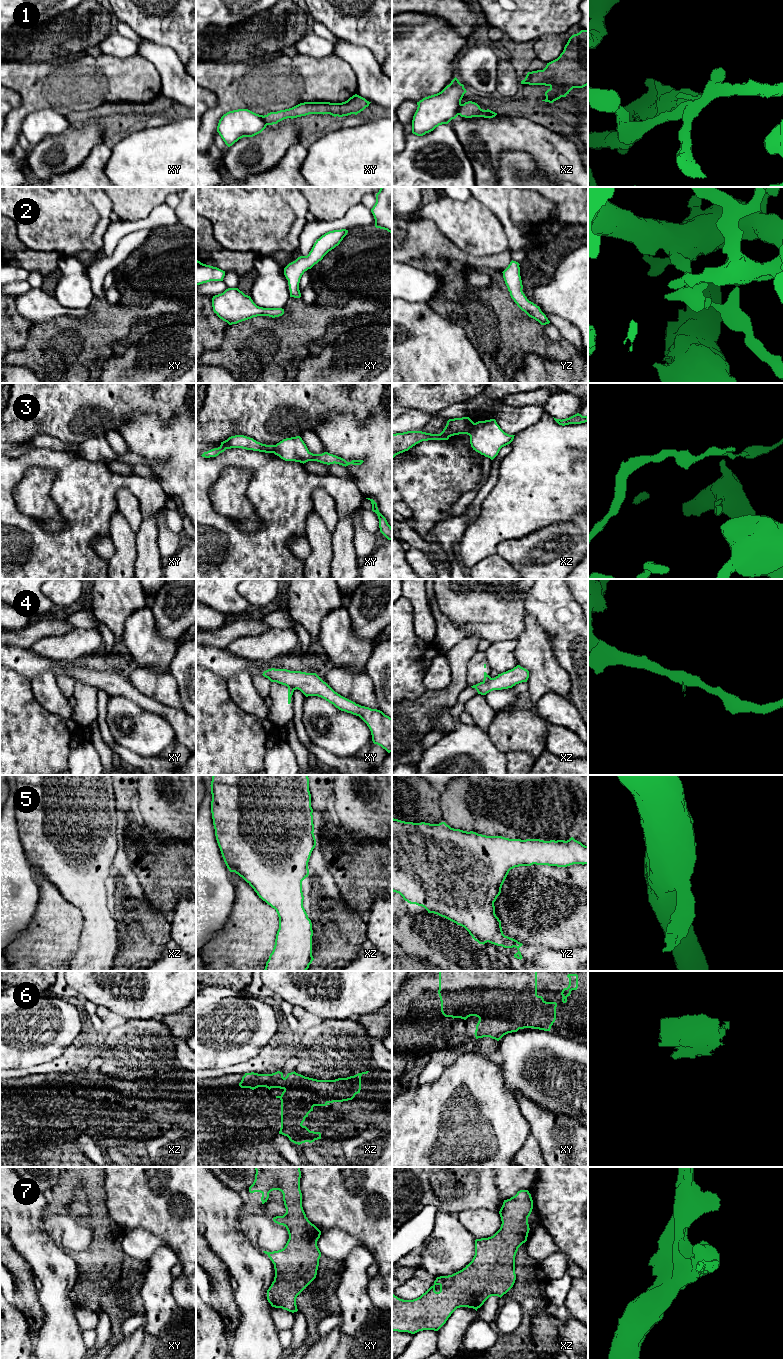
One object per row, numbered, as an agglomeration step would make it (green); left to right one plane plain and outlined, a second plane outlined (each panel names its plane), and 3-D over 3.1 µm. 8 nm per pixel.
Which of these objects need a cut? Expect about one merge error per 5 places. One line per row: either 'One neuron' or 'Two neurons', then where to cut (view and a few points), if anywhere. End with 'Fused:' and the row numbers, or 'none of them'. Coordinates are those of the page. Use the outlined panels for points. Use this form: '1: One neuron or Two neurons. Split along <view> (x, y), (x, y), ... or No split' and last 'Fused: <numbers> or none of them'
1: Two neurons. Split along xz (462, 104), (458, 114)
2: One neuron. No split
3: One neuron. No split
4: Two neurons. Split along xy (288, 686), (294, 689)
5: One neuron. No split
6: One neuron. No split
7: One neuron. No split
Fused: 1, 4

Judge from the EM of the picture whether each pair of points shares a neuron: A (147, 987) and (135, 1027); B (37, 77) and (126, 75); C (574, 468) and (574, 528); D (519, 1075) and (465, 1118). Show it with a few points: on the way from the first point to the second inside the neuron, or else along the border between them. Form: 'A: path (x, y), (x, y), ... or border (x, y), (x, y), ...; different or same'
A: border (160, 1018), (126, 1020); different
B: path (59, 77), (104, 77); same
C: border (577, 514), (567, 521), (554, 522), (552, 524); different
D: border (499, 1064), (506, 1090), (517, 1101); different

